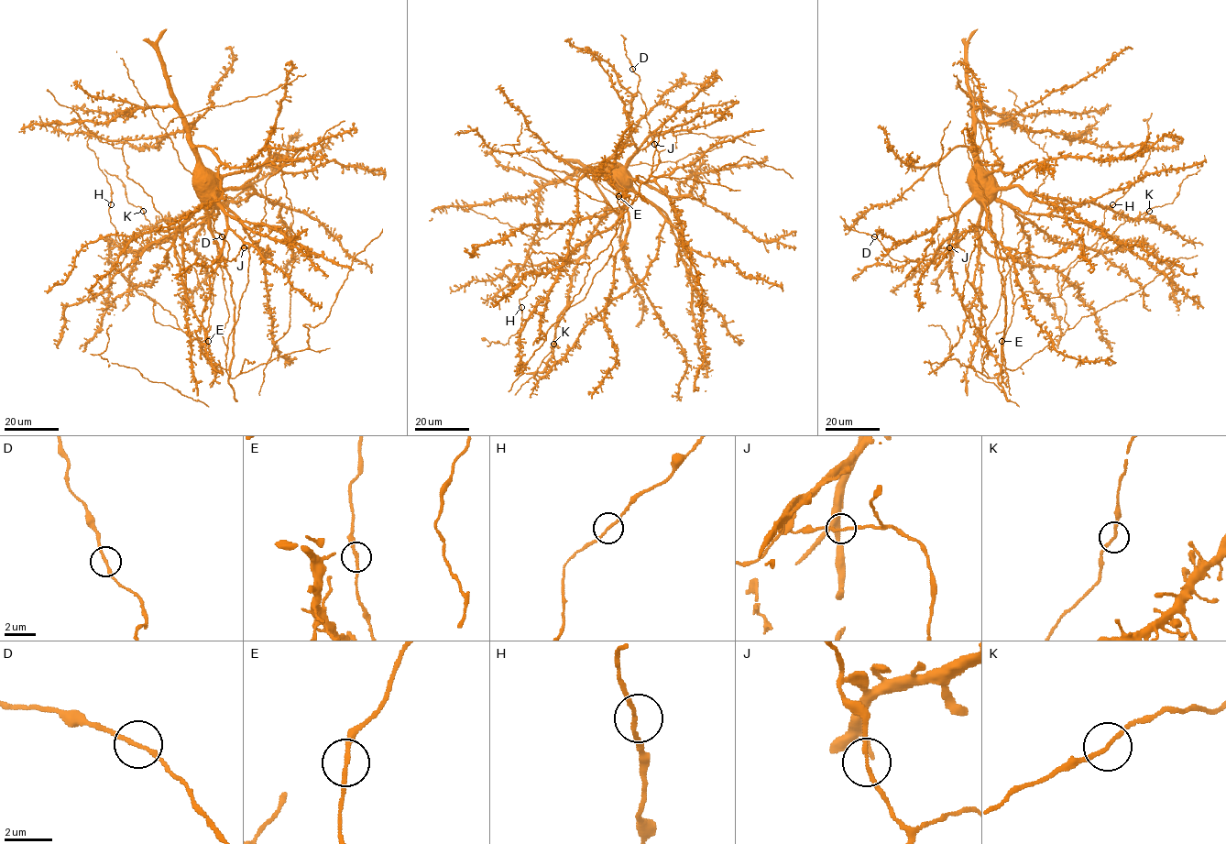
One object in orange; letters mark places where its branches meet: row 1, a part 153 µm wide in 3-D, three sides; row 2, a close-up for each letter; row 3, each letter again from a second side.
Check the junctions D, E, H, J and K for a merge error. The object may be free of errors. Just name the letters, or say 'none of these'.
none of these

